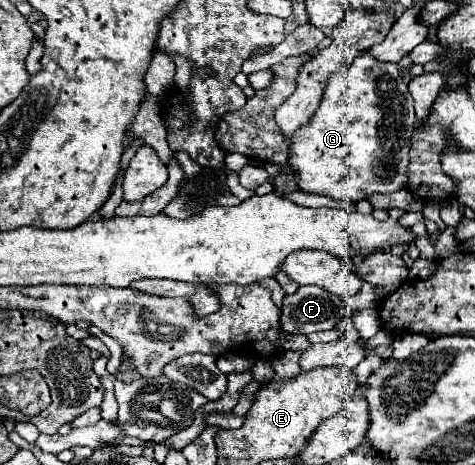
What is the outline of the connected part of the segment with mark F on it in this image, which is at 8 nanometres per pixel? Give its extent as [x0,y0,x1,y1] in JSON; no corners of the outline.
[280,286,352,334]

